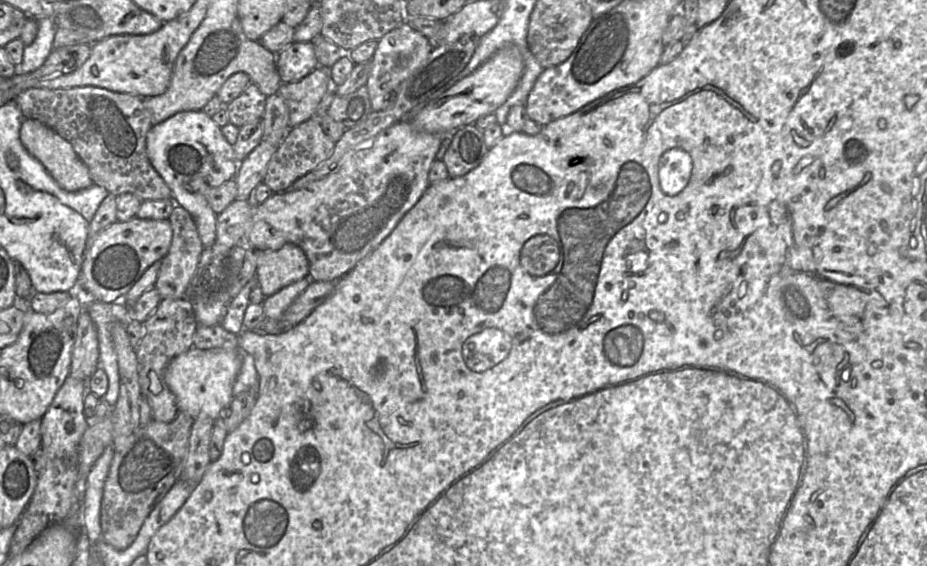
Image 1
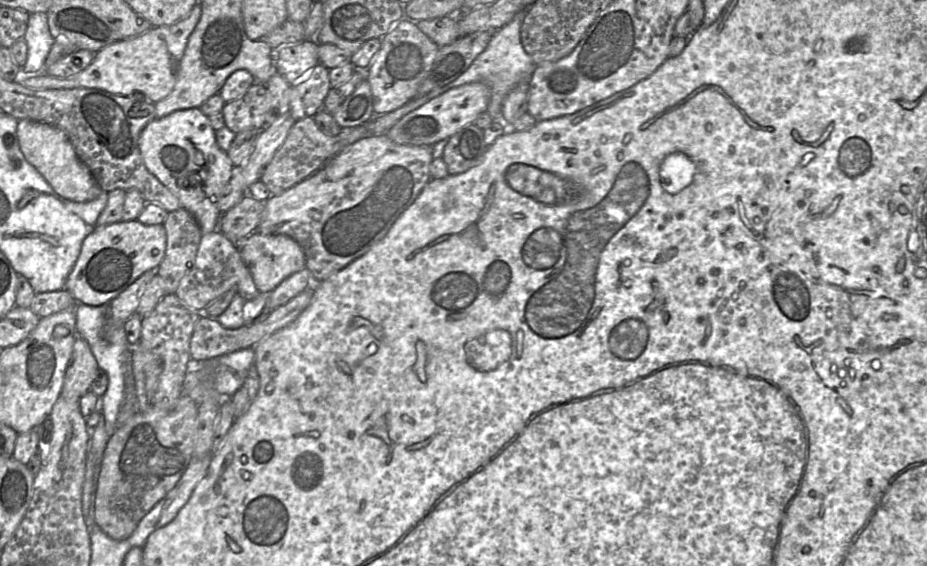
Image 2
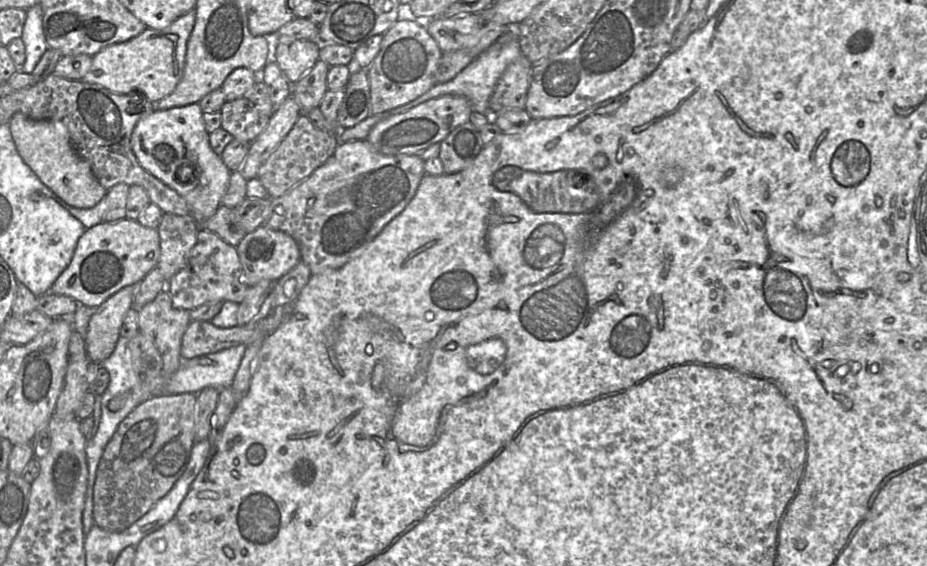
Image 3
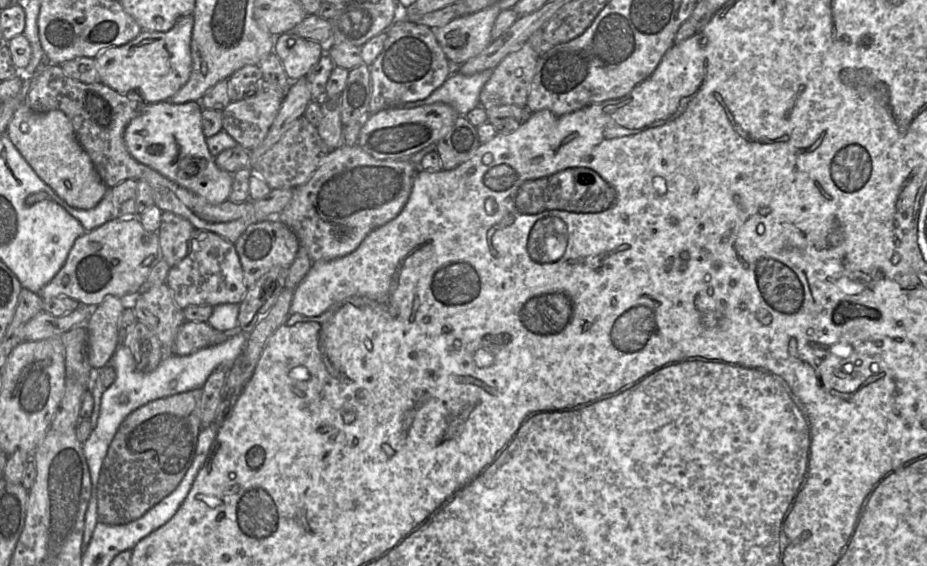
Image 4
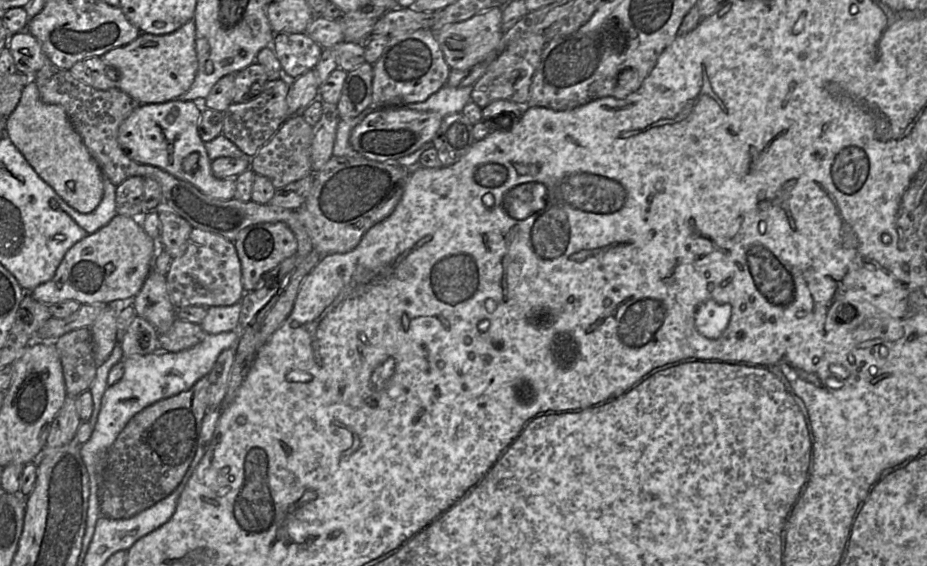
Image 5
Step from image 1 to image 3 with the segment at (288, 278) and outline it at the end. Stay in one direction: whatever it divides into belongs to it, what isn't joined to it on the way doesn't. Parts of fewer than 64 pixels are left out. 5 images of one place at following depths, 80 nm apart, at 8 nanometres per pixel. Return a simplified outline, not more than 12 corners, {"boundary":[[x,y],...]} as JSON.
{"boundary":[[266,225],[236,249],[248,287],[301,261],[297,242]]}

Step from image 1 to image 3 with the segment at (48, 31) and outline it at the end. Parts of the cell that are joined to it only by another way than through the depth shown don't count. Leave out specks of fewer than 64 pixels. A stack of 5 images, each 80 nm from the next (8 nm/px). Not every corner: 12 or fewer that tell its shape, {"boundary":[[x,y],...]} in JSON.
{"boundary":[[41,4],[26,10],[22,40],[32,74],[48,49]]}

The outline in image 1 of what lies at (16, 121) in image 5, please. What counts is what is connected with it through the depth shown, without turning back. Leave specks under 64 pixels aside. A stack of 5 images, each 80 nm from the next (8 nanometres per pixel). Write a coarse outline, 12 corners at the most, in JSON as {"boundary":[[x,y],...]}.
{"boundary":[[25,119],[20,139],[58,185],[76,192],[94,182],[72,145]]}

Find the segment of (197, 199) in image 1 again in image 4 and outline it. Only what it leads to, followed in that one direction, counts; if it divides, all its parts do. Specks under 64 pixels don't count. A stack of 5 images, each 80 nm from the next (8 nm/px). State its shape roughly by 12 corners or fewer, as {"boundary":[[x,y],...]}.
{"boundary":[[200,101],[147,104],[125,128],[139,163],[220,204]]}

